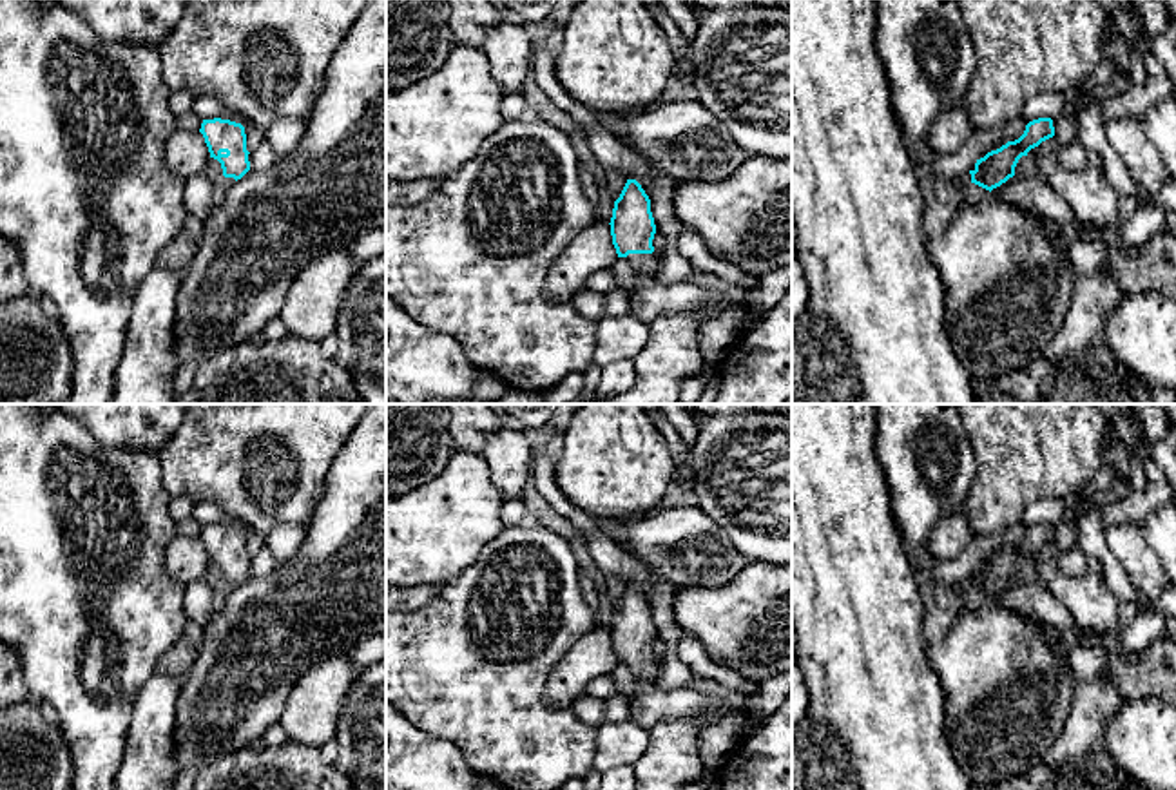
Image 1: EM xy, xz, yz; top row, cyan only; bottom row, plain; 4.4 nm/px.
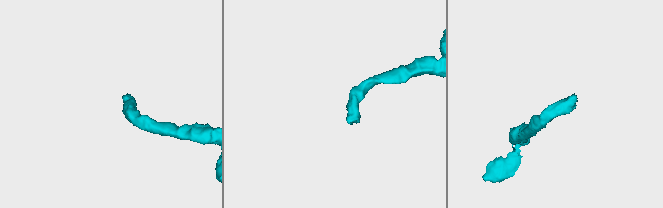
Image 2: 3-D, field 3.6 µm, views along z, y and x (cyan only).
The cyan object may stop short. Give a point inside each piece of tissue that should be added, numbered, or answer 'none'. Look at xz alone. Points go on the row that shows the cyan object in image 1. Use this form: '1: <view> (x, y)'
1: xz (644, 263)

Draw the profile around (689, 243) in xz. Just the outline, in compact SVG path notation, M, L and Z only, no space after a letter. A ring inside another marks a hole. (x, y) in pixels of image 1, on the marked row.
M680 223L676 245L678 252L692 265L694 270L710 272L728 281L739 290L739 294L752 292L761 284L759 277L754 277L723 259L716 259L703 245L701 237L683 223Z

